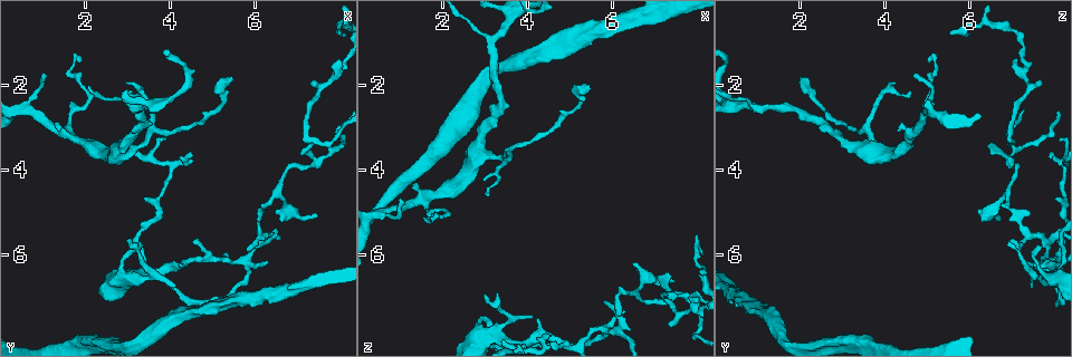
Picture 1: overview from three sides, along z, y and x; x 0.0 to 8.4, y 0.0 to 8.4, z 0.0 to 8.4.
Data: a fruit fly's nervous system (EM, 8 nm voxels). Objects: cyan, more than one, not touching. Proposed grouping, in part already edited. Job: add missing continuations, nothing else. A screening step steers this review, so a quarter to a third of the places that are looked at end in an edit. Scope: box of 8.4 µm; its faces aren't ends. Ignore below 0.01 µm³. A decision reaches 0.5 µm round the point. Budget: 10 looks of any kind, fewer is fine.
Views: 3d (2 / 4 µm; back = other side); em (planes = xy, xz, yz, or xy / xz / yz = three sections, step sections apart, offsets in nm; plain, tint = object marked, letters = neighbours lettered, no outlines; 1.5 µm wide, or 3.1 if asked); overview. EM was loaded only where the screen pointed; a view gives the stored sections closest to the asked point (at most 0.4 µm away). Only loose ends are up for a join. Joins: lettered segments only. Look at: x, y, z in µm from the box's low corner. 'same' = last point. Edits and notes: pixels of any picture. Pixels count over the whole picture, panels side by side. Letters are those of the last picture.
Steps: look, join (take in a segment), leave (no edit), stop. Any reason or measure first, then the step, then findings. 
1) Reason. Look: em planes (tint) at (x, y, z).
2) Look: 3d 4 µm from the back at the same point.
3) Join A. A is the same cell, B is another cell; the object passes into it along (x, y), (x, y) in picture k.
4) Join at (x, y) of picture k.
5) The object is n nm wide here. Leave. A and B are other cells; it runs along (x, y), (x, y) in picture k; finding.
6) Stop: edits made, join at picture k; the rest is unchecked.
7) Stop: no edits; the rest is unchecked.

Branch stops here. Look: 3d 4 µm at (5.50, 1.85, 2.00).

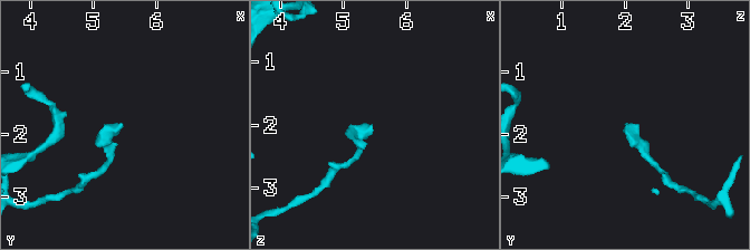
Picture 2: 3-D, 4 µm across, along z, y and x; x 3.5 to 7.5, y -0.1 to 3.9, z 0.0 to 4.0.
Shape alone is not enough. Look: em xz step 8 (letters) at (5.45, 1.85, 2.00).

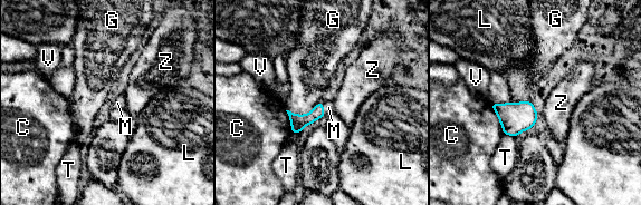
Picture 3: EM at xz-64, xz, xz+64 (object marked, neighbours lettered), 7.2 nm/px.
Join M. M is the same cell, C, G, L, T, V and Z are other cells; the object passes into it along (298, 121), (322, 109), (328, 107) in picture 3; it goes on there.

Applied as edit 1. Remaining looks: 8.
See it whole again. Look: overview.

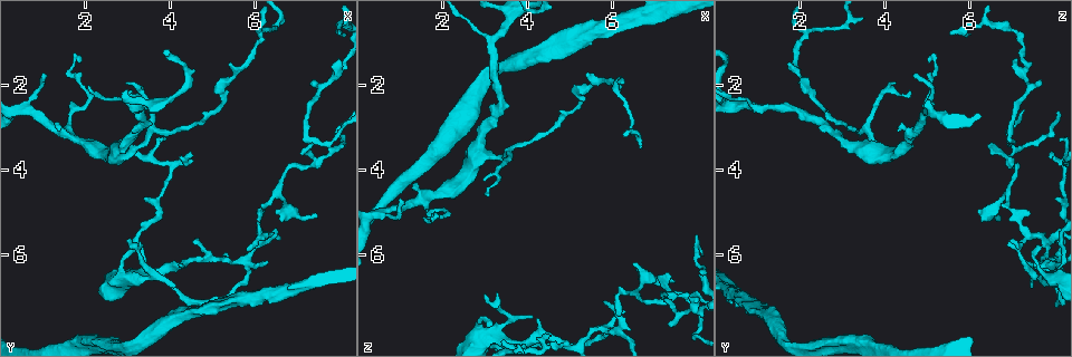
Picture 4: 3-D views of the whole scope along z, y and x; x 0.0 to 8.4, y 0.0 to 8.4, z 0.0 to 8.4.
Three arms meet. Look: em planes (letters) at (1.45, 2.95, 4.30).

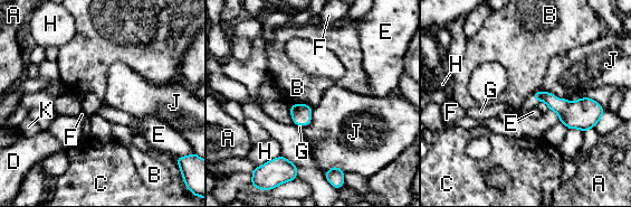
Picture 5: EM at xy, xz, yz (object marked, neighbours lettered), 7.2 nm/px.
The longest contact is with B, 150 nm. Join G. G is the same cell, A, B, C, D, E, F, H, J and K are other cells; the object passes into it along (566, 111), (534, 99), (529, 103) in picture 5; it goes on there.

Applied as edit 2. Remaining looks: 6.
Tapers out. Look: em xz step 4 (tint) at (1.80, 1.30, 5.05).

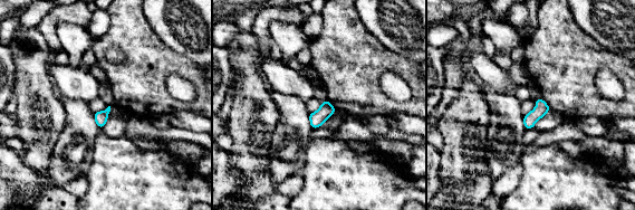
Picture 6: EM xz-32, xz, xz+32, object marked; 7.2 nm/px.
What lies round it. Look: em xz step 4 (letters) at the same point.

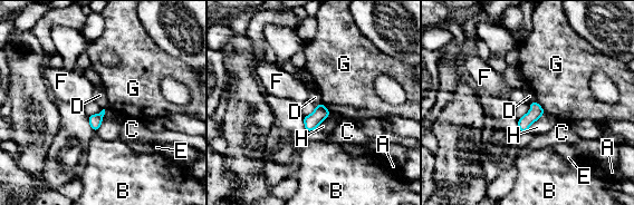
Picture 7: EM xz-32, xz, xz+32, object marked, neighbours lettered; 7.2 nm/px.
The object is 90 nm wide here. Leave. A, B, C, D, E, F, G and H are other cells; a border runs along (322, 101), (316, 106) in picture 7; none of them fits.

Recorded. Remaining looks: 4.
Look: em xy step 4 (letters) at (6.20, 6.20, 7.25).

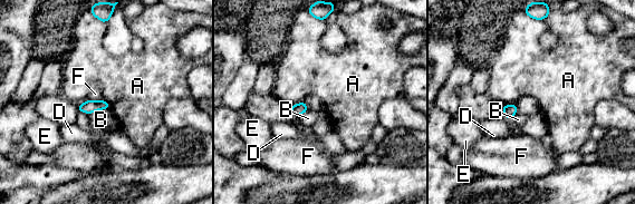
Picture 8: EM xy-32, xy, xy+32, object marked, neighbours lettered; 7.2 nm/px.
The longest contact is with B, 160 nm. Leave. A, B, D, E and F are other cells; a border runs along (302, 100), (290, 106) in picture 8; none of them fits.

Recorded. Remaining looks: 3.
Stop: edits made, join at picture 3, join at picture 5; the rest is unchecked.

